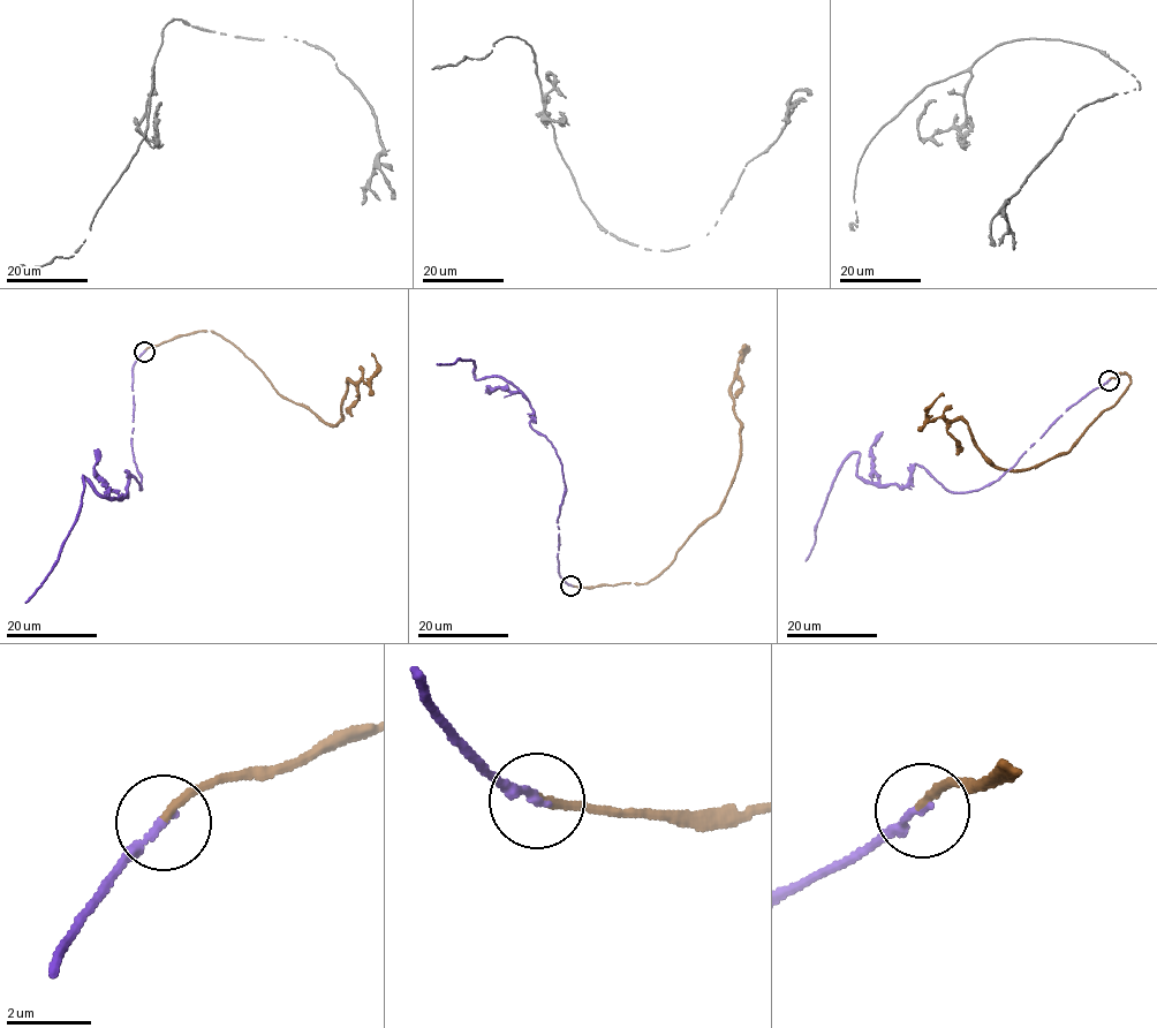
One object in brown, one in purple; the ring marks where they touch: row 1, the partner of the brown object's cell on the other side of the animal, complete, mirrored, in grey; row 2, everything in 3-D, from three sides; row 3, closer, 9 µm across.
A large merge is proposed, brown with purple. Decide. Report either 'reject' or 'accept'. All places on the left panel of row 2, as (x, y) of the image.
accept

